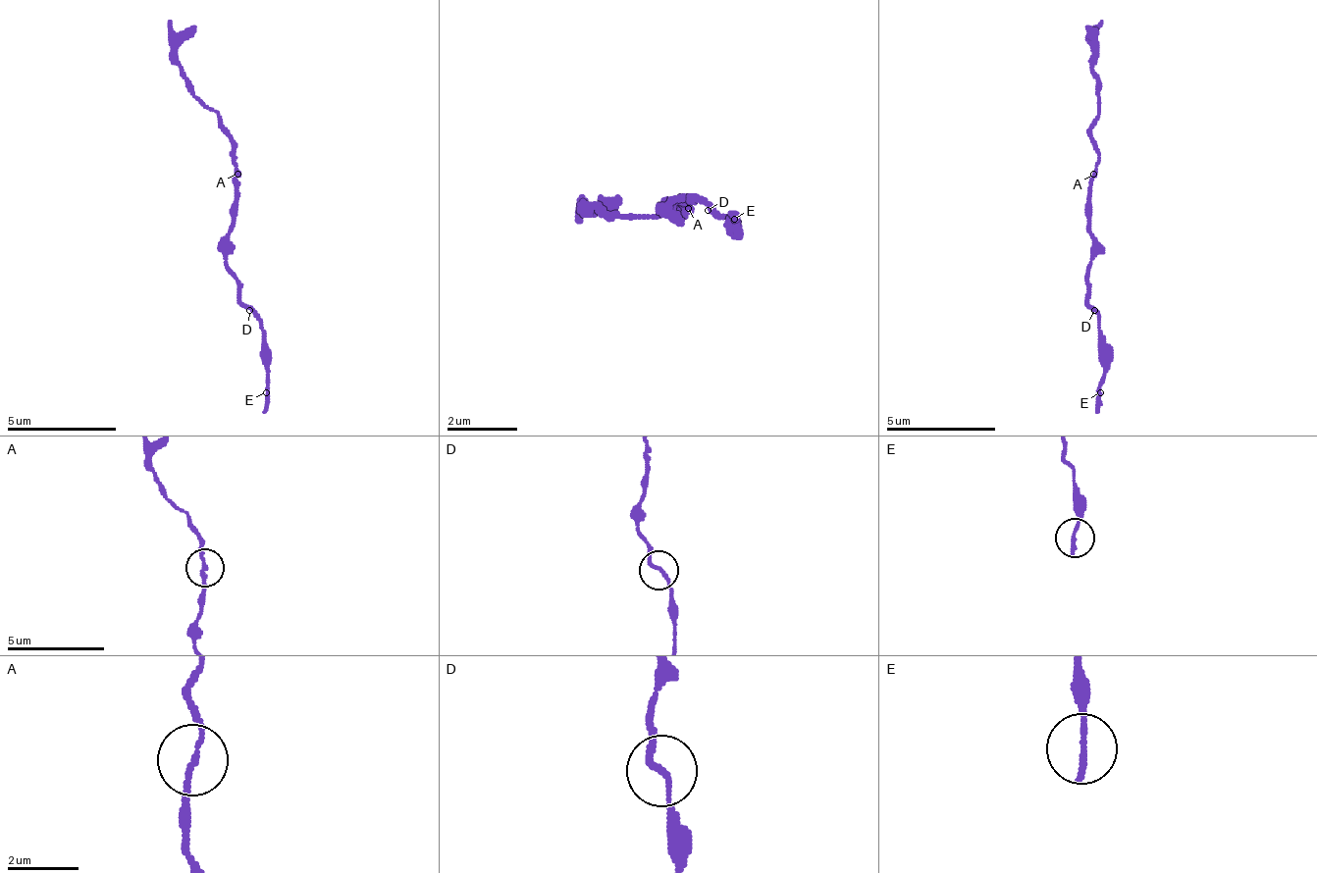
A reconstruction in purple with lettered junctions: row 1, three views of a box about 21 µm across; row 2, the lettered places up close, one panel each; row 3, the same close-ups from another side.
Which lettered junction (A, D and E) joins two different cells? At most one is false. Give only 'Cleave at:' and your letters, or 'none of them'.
Cleave at: none of them

